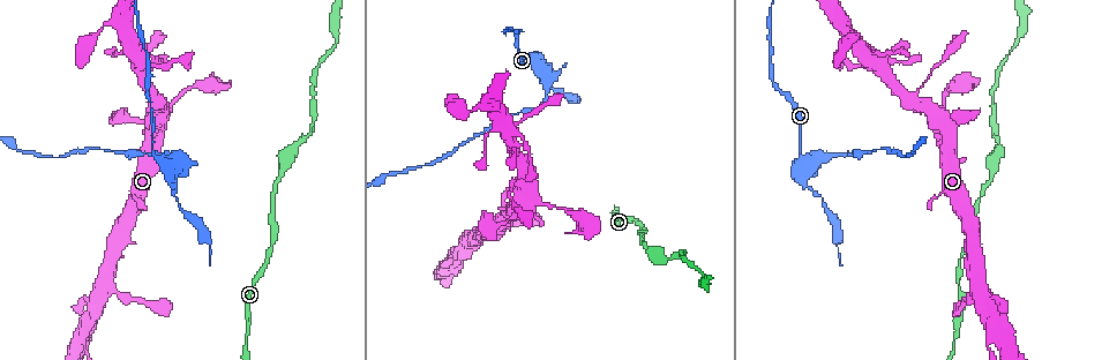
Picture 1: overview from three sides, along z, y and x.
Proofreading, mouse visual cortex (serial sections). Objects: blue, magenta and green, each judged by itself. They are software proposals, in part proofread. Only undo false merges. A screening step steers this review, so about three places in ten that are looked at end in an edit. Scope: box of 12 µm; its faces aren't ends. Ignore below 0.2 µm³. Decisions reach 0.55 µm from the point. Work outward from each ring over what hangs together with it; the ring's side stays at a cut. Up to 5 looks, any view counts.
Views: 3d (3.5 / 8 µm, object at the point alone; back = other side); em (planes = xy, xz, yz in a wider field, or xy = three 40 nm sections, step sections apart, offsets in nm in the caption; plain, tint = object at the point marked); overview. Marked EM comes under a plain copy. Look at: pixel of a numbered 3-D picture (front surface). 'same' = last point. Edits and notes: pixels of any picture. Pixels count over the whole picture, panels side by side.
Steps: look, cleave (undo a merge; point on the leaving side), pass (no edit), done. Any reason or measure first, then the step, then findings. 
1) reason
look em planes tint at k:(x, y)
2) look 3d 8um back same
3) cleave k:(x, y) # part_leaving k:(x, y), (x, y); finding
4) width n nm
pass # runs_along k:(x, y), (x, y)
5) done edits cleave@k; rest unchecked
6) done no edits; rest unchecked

abrupt turn
look 3d 3.5um at 1:(479, 104)

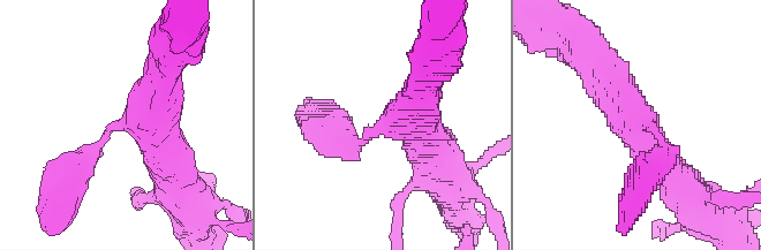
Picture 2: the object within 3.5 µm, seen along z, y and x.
look em planes tint at 2:(386, 120)

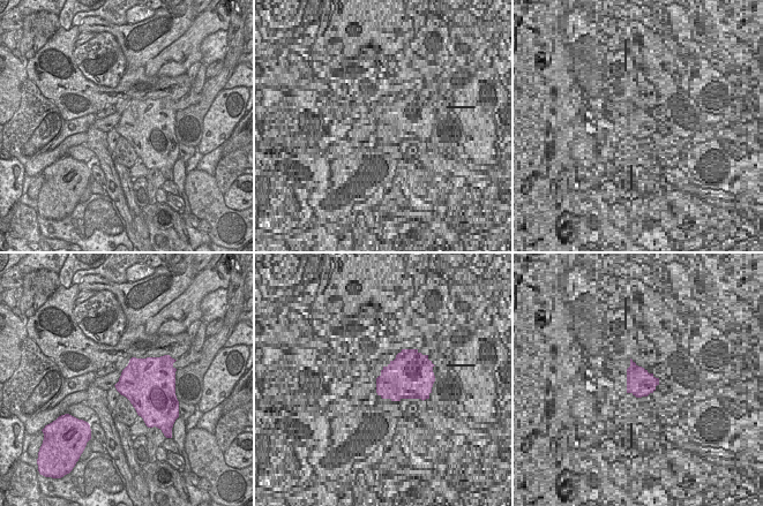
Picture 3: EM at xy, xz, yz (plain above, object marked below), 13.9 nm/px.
width 650 nm
pass # runs_along 2:(679, 183), (643, 137), (602, 63); continuous, no second cell

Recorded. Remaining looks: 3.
sharp bend
look 3d 3.5um back at 1:(170, 167)

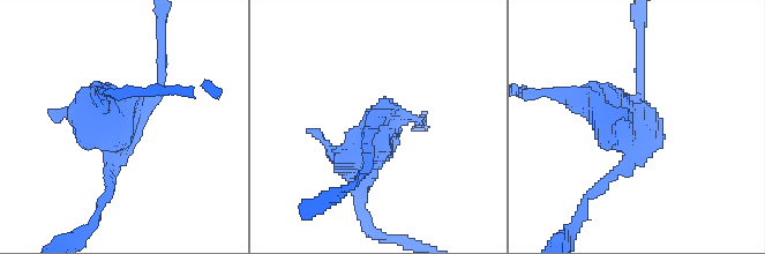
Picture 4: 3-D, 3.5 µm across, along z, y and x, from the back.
cleave 4:(608, 129) # part_leaving 4:(631, 120), (539, 91); two cells meet here

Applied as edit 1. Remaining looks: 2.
done edits cleave@4; rest unchecked

